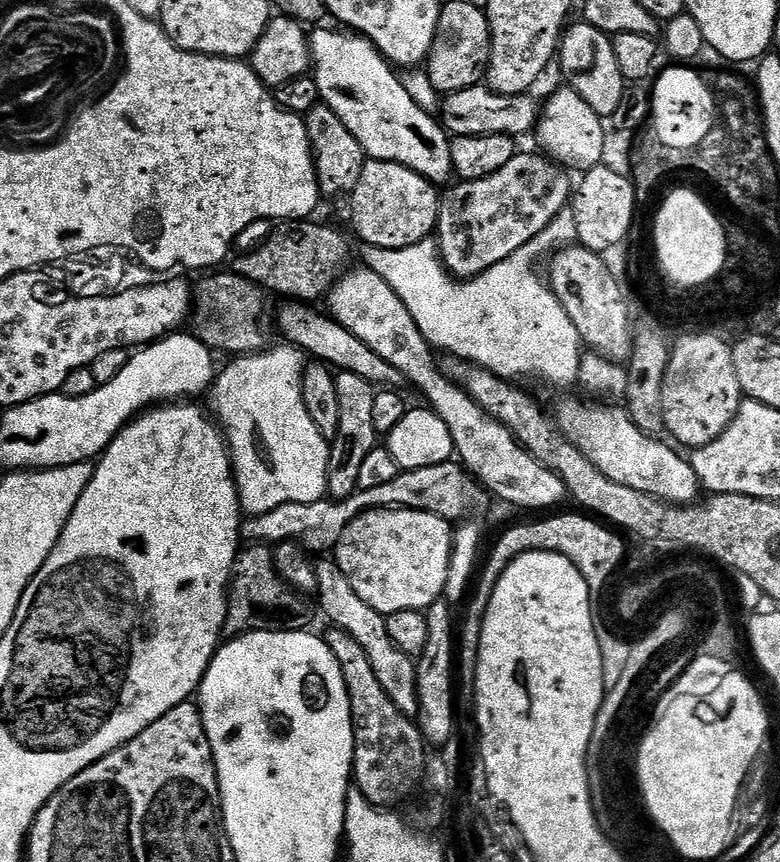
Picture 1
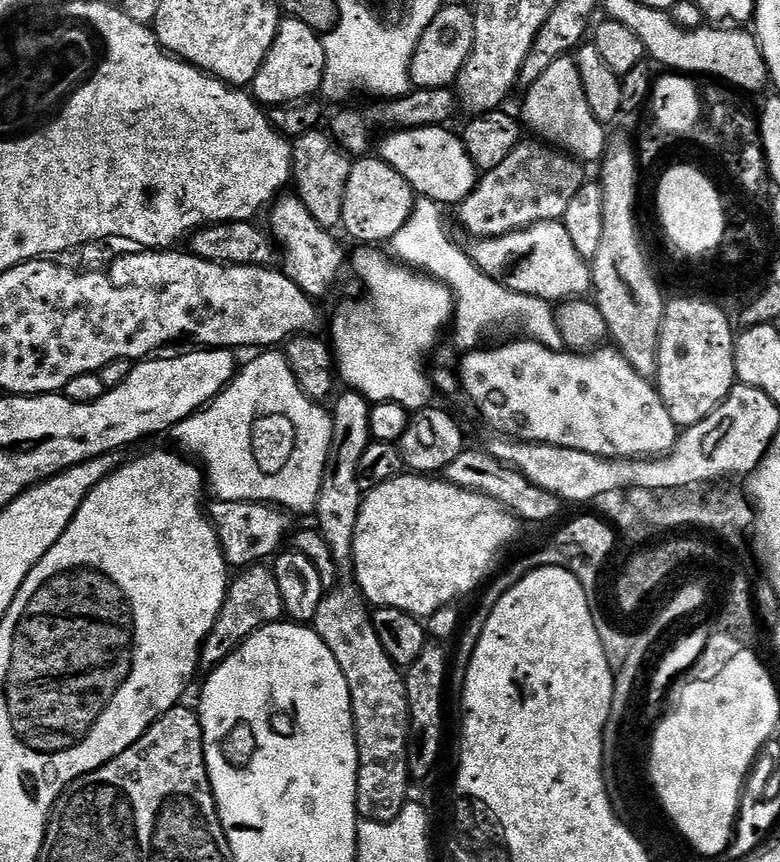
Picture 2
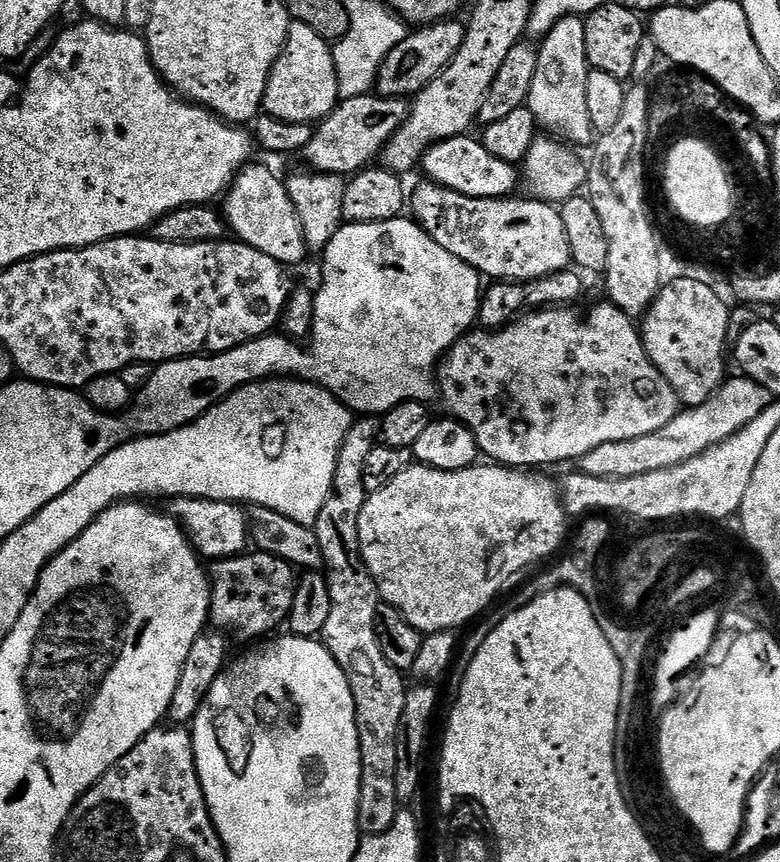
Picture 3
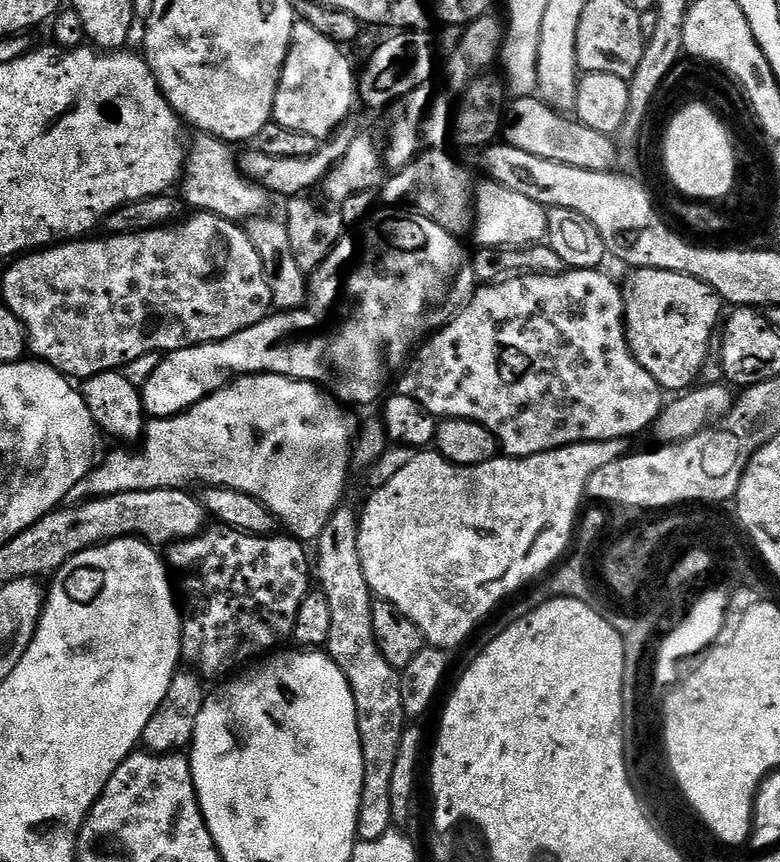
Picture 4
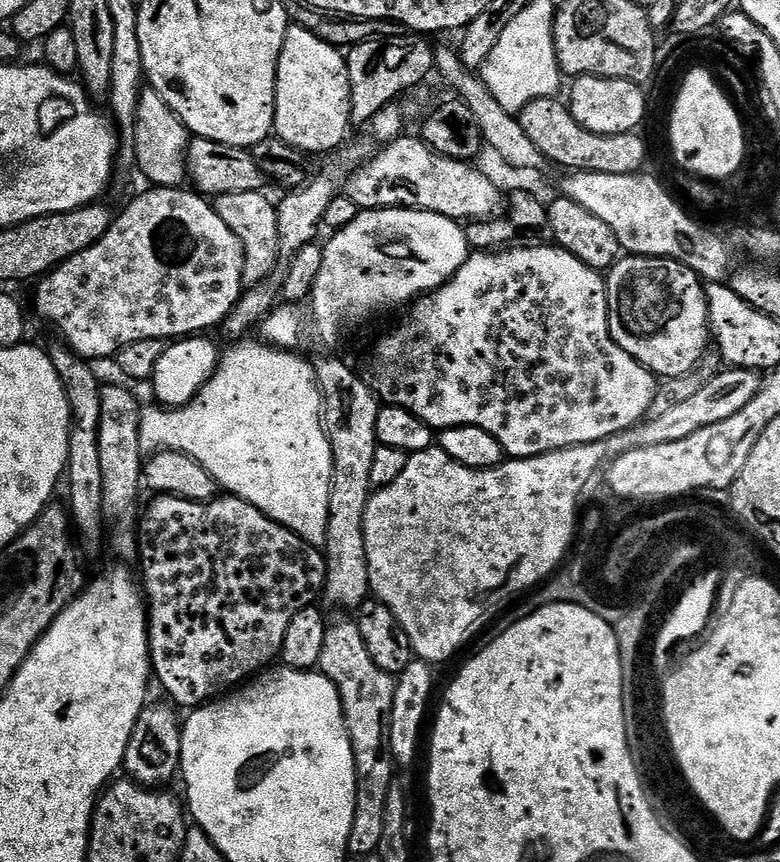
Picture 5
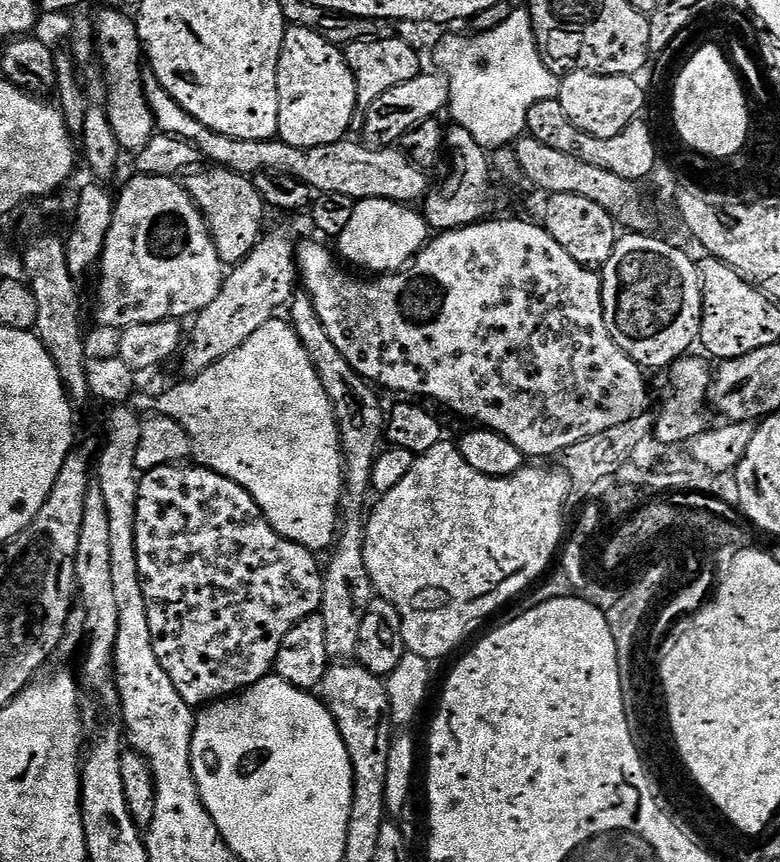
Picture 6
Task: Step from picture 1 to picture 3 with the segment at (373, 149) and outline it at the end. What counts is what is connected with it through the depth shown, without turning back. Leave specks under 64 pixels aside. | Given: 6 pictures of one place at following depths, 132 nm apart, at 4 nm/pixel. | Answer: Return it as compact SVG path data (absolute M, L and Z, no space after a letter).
M465 134L444 140L435 144L424 155L422 172L434 184L441 184L450 190L458 190L458 194L466 194L474 198L508 198L518 188L518 168L510 162L502 162L502 158L494 158L490 150L479 139L471 140L471 135Z

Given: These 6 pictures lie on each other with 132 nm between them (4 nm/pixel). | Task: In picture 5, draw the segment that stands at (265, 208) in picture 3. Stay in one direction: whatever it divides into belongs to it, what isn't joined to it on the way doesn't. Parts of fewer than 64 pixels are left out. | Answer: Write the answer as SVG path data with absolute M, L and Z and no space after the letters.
M145 87L136 107L136 168L158 188L179 188L188 180L188 142L190 133L178 114L166 106L162 94Z

